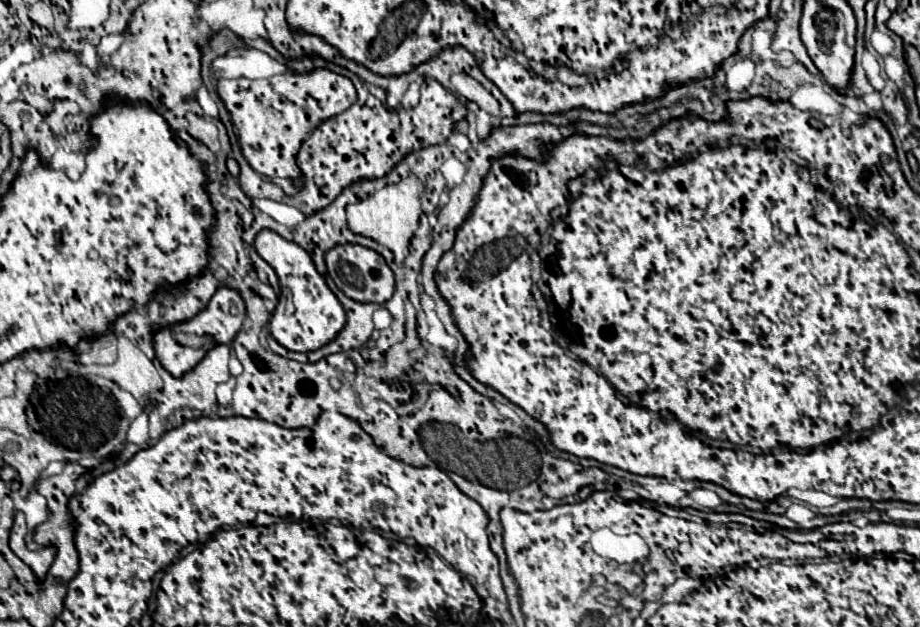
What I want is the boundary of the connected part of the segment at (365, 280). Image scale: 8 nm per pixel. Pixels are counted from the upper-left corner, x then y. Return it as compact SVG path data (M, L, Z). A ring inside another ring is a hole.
M345 243L345 245L335 245L325 253L325 265L329 277L335 281L335 285L351 299L361 301L361 303L385 303L391 299L395 291L395 277L385 259L363 245L357 243Z

